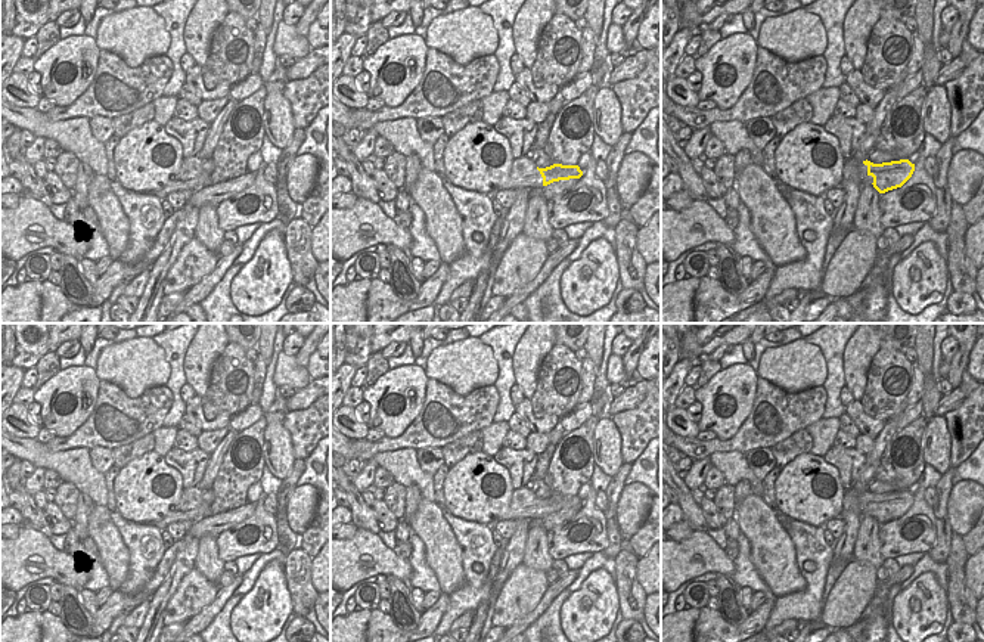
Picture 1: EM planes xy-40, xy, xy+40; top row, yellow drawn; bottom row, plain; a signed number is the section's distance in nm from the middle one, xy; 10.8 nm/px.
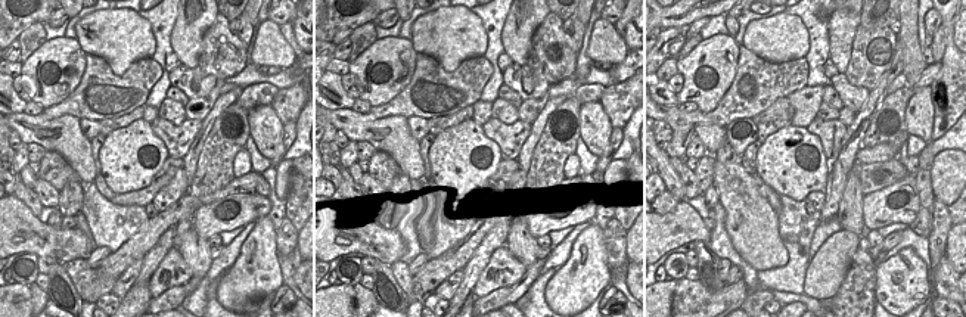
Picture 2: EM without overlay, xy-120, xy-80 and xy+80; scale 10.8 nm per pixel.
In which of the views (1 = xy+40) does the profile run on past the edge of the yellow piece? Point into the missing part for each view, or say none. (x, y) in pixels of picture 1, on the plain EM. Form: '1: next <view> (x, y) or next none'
1: next none

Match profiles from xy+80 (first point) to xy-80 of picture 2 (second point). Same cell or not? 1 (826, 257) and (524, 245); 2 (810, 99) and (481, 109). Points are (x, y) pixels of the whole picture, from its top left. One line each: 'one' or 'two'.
1: two
2: one

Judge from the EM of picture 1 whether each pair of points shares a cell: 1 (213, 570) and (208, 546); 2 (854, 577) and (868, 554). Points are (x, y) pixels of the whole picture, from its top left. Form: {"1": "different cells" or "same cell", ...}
{"1": "same cell", "2": "different cells"}

